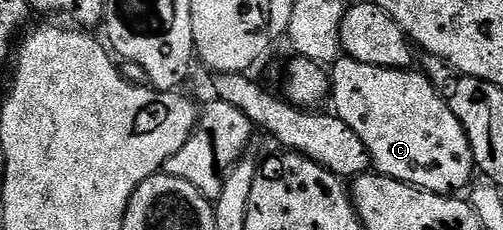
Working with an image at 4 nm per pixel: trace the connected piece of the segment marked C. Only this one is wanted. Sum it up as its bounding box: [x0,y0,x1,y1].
[332,57,476,196]

